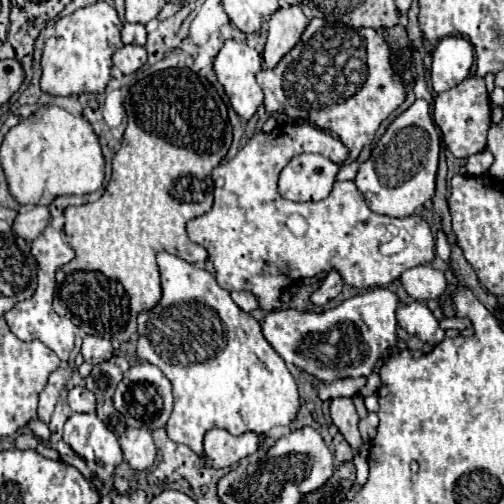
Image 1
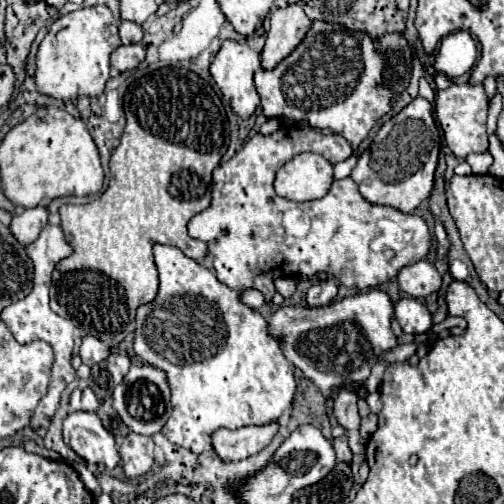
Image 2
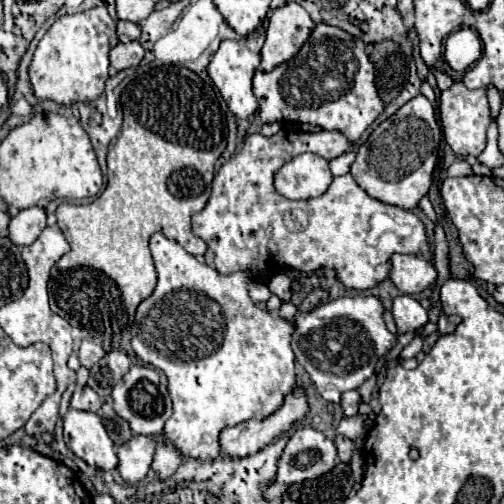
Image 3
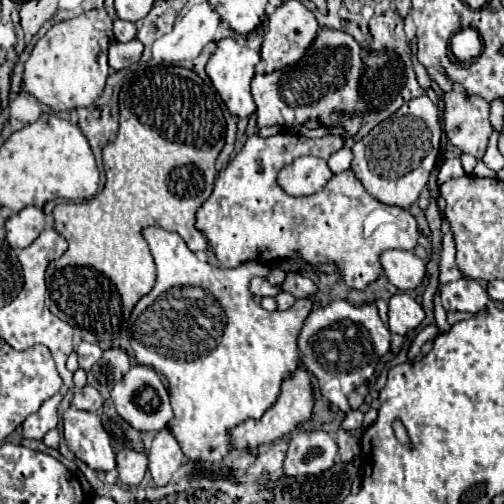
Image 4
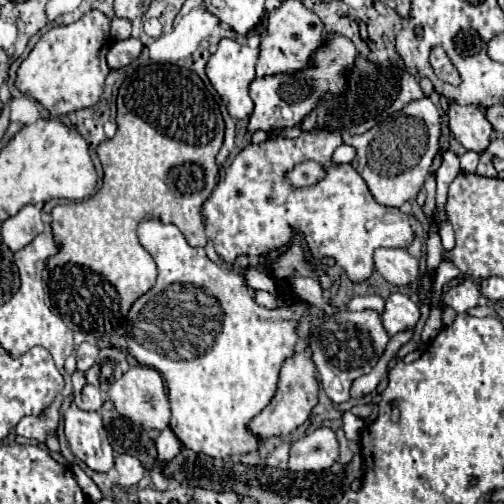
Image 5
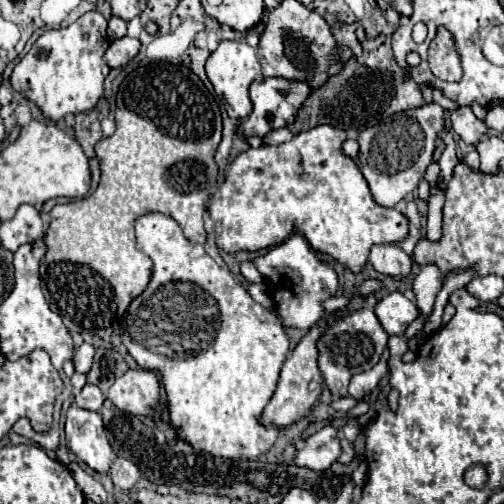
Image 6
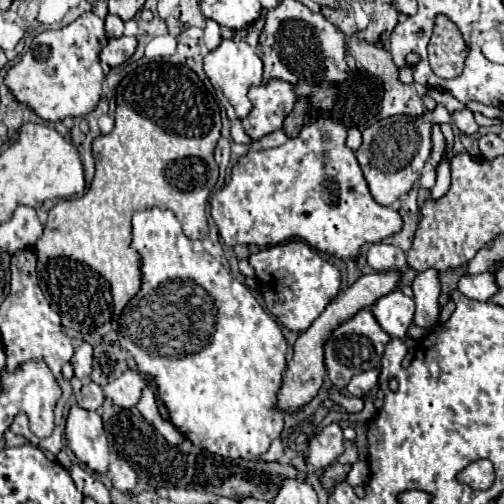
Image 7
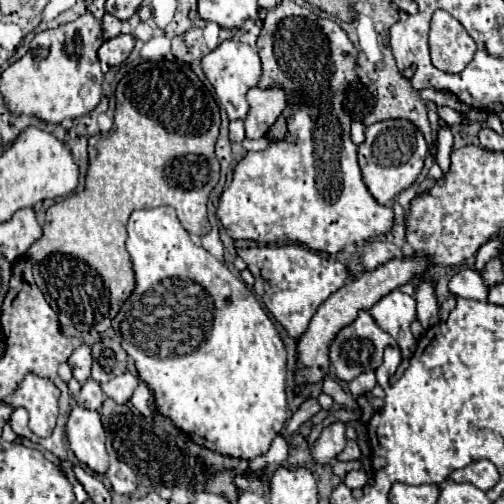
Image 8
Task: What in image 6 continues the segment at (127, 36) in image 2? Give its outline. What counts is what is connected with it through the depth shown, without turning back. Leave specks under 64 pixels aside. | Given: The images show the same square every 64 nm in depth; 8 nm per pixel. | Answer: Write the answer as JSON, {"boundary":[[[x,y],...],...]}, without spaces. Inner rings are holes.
{"boundary":[[[112,16],[108,20],[108,36],[114,40],[114,38],[122,38],[126,36],[126,22],[118,16]]]}

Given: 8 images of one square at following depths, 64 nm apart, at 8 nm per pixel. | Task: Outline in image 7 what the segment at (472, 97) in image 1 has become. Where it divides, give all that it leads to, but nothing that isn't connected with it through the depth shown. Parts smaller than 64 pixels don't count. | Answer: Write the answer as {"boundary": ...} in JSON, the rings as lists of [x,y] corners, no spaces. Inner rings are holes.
{"boundary":[[[460,110],[460,112],[454,112],[454,126],[464,132],[464,134],[472,134],[478,130],[478,124],[474,122],[474,116],[470,110]]]}

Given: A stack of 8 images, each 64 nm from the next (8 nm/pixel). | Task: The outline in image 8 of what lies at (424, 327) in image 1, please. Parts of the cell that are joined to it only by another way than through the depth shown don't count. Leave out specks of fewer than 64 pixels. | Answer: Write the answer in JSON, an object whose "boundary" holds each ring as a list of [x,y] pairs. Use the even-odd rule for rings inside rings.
{"boundary":[[[392,290],[370,308],[370,316],[384,332],[398,338],[402,332],[410,330],[410,324],[416,318],[416,300],[400,290]]]}

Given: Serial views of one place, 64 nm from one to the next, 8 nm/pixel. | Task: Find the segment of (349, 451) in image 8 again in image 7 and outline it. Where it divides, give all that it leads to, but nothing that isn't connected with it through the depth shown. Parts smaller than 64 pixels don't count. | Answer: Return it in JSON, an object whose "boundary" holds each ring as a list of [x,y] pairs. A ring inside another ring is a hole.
{"boundary":[[[344,442],[344,446],[346,446],[346,450],[338,456],[338,462],[340,464],[354,464],[356,460],[358,460],[358,450],[356,450],[356,444],[354,442]]]}

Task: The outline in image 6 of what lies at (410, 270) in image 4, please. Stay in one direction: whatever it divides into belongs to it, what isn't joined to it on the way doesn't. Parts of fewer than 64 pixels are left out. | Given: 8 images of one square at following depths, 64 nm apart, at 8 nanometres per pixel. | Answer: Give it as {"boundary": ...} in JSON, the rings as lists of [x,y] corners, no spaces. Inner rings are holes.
{"boundary":[[[378,244],[372,246],[368,262],[384,276],[392,278],[404,278],[410,274],[412,268],[412,258],[398,246],[394,244]]]}

